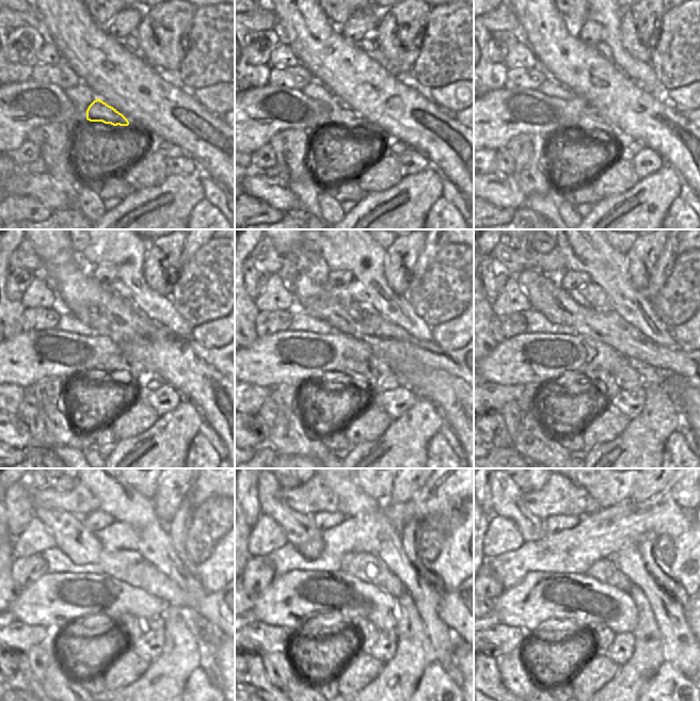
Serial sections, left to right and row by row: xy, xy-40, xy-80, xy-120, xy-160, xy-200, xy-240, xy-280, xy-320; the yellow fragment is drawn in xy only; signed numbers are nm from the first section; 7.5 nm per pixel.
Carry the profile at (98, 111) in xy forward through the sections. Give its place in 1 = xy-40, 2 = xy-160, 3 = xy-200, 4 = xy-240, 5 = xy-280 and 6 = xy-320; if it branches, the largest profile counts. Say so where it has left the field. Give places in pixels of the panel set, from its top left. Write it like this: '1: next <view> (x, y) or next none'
1: next xy-40 (340, 115)
2: next xy-160 (364, 375)
3: next xy-200 (603, 381)
4: next xy-240 (131, 626)
5: next xy-280 (368, 632)
6: next xy-320 (605, 637)

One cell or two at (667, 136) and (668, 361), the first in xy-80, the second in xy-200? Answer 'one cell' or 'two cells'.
two cells

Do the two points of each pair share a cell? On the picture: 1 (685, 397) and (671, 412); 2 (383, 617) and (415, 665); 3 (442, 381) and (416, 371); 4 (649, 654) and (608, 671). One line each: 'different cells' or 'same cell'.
1: different cells
2: different cells
3: same cell
4: different cells

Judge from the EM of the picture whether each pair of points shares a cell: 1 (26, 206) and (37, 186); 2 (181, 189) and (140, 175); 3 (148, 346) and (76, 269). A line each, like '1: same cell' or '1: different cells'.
1: different cells
2: different cells
3: same cell

